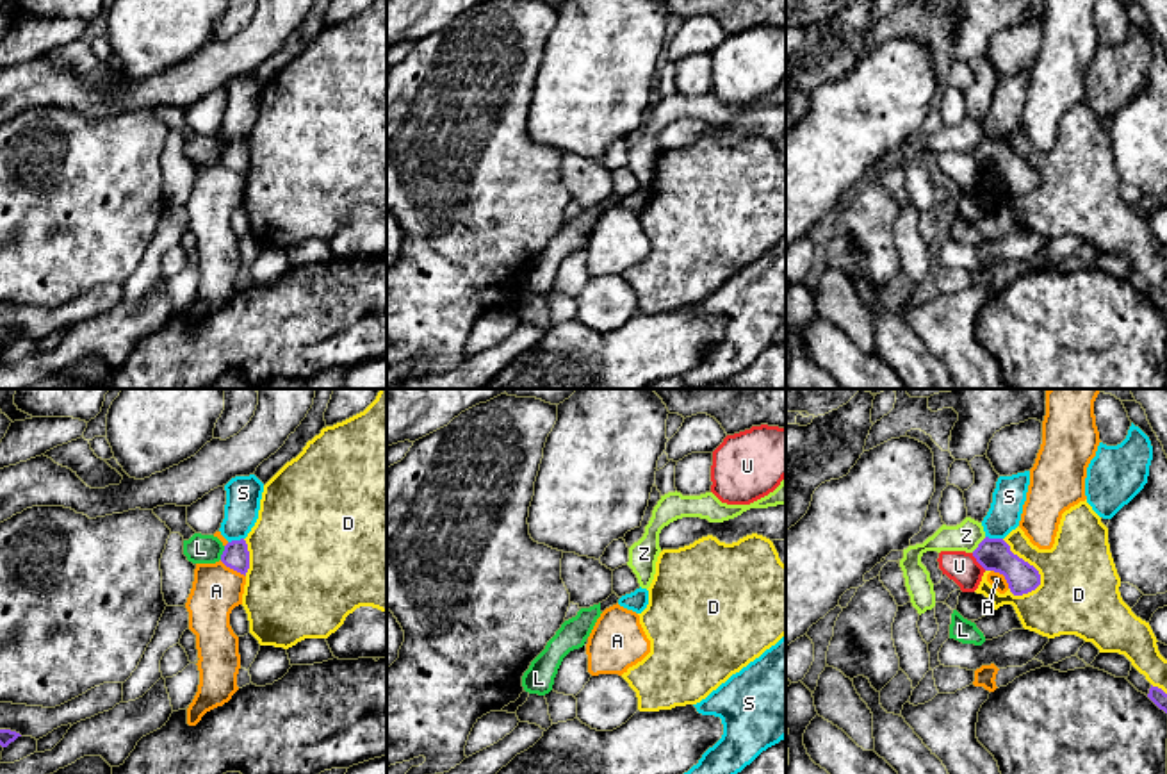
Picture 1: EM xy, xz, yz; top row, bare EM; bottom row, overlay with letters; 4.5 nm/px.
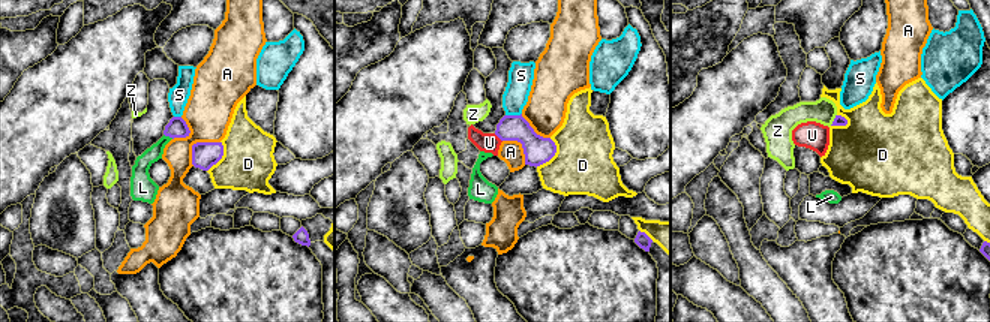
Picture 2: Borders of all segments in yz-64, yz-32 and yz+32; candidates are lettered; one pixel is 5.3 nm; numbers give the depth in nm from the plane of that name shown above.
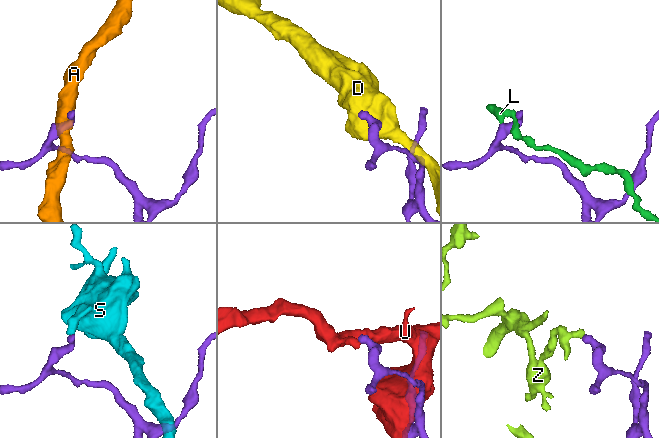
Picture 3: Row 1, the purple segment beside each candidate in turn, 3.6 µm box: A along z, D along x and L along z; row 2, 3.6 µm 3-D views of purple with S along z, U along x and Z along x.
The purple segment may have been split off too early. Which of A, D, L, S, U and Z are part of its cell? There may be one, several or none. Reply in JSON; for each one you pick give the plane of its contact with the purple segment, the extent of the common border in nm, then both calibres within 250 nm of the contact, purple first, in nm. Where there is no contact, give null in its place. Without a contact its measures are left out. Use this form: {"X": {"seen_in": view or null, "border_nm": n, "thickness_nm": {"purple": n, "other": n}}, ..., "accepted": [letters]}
{"accepted": []}

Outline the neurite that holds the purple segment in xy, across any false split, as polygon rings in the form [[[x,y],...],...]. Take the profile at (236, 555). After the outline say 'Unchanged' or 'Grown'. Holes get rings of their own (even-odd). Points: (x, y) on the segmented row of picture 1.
[[[241,539],[241,540],[228,542],[224,546],[223,555],[221,555],[221,562],[226,567],[230,567],[230,569],[246,576],[246,572],[249,569],[249,551],[248,551],[246,540]]]. Unchanged

